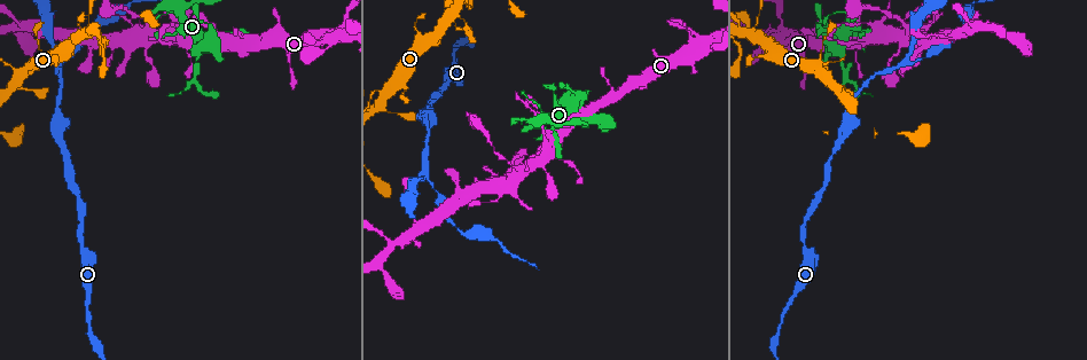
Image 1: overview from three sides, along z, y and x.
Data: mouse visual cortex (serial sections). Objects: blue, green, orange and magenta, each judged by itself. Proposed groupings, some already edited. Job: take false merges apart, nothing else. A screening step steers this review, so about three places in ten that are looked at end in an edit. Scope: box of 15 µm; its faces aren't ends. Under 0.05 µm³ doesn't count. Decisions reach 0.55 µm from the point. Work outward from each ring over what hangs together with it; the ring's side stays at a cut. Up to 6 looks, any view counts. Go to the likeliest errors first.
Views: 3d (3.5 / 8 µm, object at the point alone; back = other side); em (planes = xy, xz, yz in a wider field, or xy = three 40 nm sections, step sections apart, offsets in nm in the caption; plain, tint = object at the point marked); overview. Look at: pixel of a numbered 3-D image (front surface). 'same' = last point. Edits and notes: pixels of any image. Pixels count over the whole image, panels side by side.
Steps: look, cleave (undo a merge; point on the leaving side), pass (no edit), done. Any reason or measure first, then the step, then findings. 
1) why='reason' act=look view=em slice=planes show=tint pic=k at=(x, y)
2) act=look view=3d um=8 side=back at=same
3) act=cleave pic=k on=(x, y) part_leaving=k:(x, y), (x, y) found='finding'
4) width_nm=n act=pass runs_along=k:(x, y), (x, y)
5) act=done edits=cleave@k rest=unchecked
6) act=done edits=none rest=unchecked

why='sharp bend' act=look view=3d um=8 pic=1 at=(832, 41)

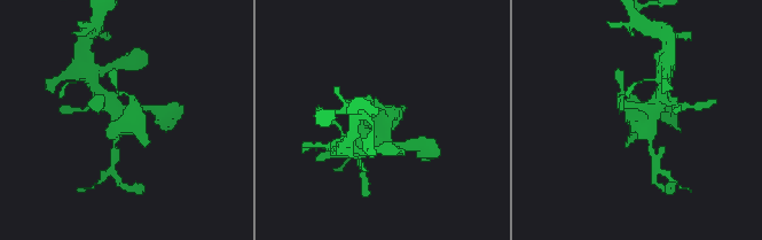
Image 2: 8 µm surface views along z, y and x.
why='zoom in' act=look view=3d um=3.5 side=back pic=2 at=(387, 122)

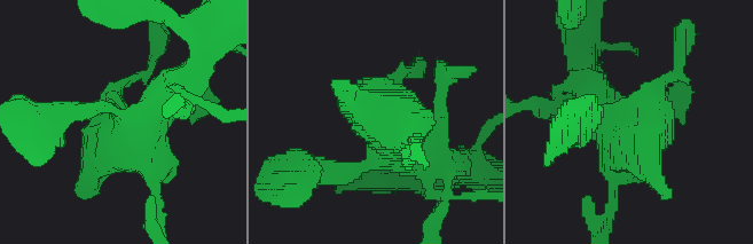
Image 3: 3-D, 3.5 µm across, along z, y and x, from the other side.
why='shape alone is not enough' act=look view=em slice=xy step=2 show=tint pic=3 at=(635, 140)

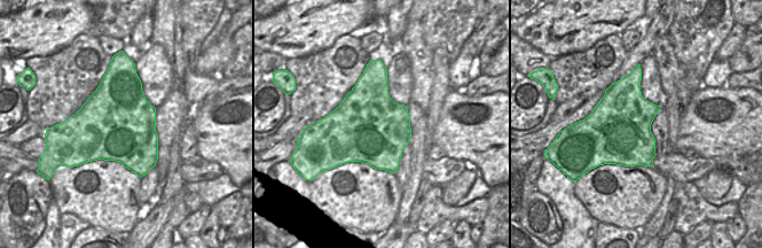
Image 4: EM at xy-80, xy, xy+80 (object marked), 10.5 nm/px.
act=pass found='all the same cell'

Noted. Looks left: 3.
why='arms part here' act=look view=3d um=8 side=back pic=1 at=(61, 63)

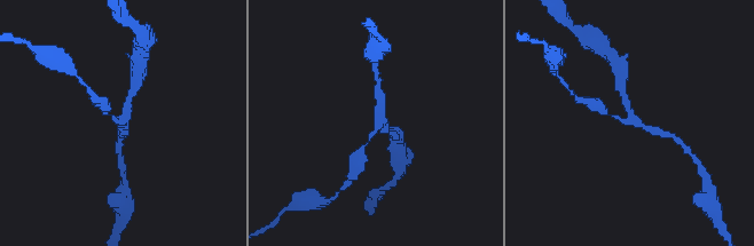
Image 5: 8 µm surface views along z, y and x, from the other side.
act=look view=3d um=3.5 pic=5 at=(630, 124)

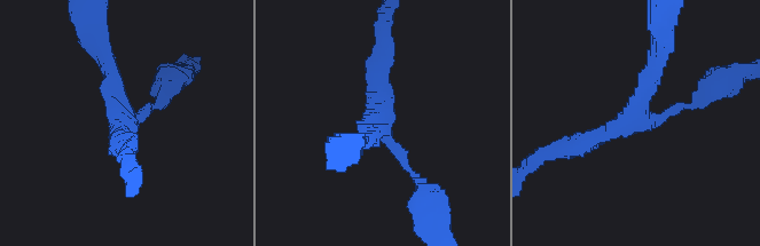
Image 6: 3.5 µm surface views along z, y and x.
arms=3 arm_widths_nm=150,250,300 why='need the tissue' act=look view=em slice=xy step=1 show=tint pic=6 at=(383, 119)

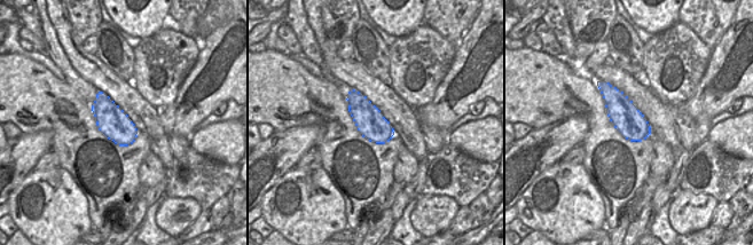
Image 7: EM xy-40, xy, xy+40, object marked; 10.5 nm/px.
act=pass runs_along=6:(569, 148), (695, 102) found='all the same cell'

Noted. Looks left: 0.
act=done edits=none rest=unchecked

